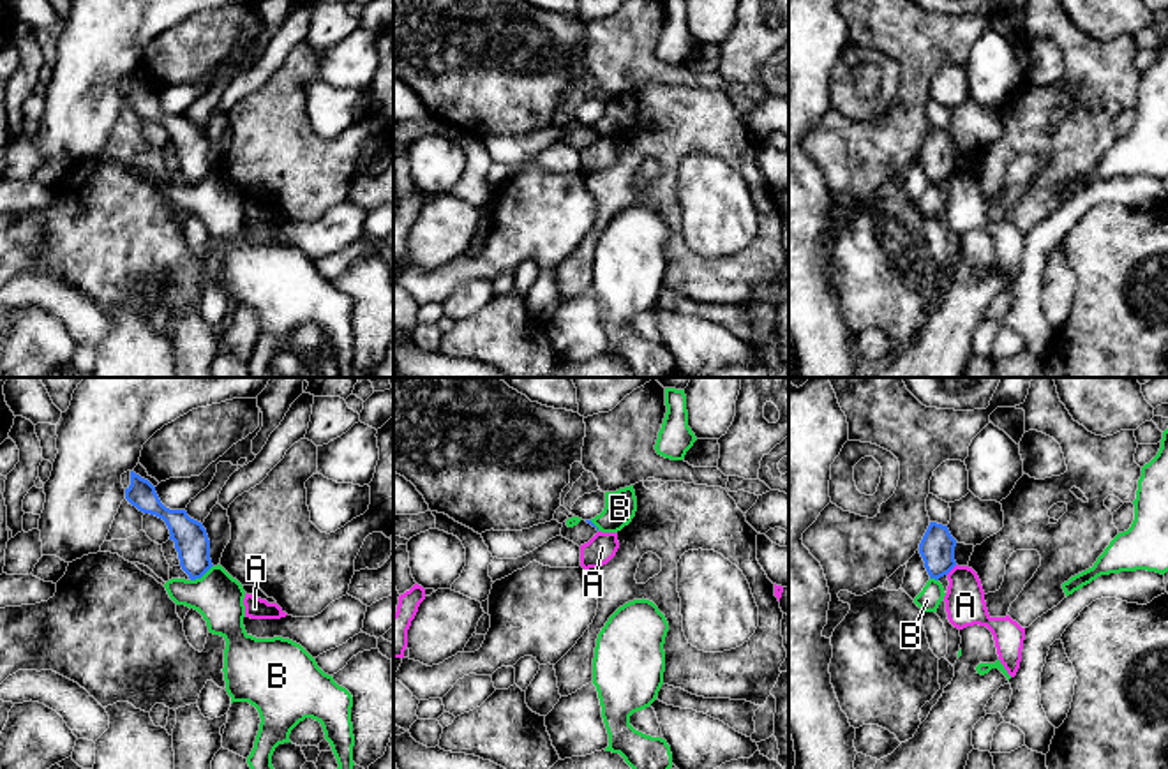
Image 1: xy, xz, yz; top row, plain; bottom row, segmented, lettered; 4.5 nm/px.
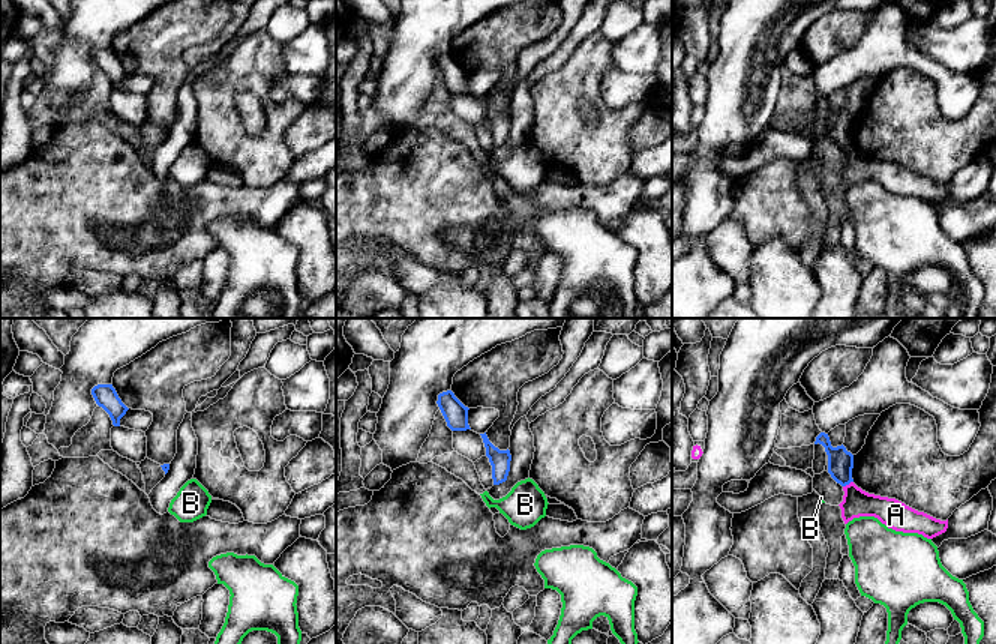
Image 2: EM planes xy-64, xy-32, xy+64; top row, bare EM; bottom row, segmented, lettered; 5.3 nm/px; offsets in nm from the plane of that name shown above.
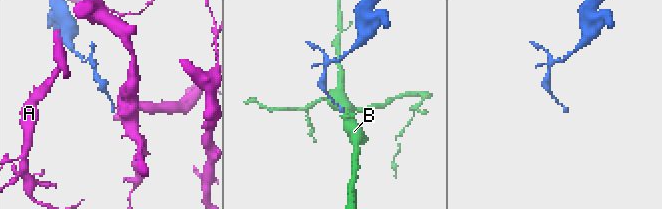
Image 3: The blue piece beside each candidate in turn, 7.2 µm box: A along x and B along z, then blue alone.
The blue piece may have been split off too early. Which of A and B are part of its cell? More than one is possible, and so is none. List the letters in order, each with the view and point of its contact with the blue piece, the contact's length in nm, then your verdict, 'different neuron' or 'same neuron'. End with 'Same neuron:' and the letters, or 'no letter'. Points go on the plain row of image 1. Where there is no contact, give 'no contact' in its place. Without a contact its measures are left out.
A: meets blue in yz at (951, 173); contact 70 nm long; different neuron
B: meets blue in xy at (202, 180); contact 130 nm long; different neuron
Same neuron: no letter

